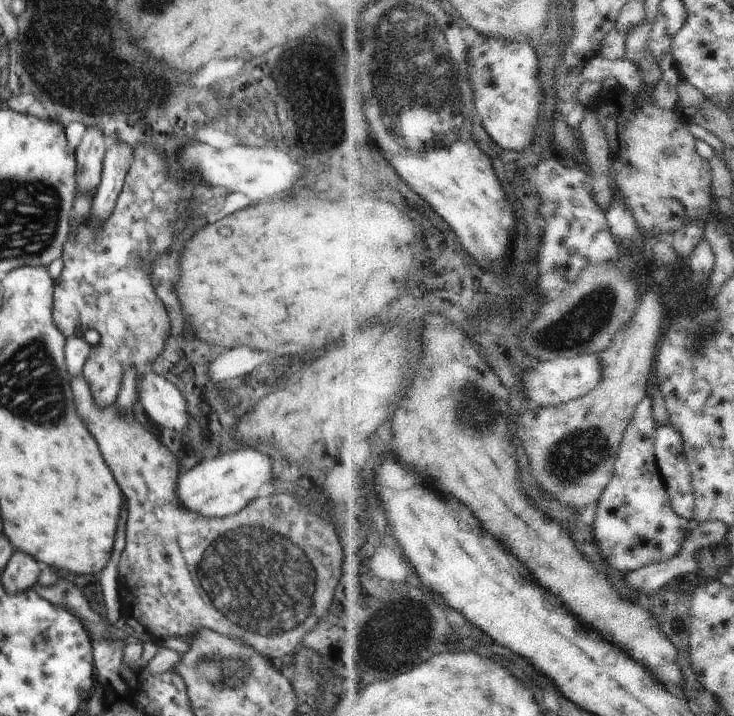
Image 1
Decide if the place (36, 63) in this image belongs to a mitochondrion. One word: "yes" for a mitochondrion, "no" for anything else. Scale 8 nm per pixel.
yes

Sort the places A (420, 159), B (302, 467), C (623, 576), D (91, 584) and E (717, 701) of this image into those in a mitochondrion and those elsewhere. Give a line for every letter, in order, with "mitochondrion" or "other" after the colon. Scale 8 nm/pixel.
A: other
B: other
C: other
D: other
E: other

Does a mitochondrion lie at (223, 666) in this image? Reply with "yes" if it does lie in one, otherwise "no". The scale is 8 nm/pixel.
yes

